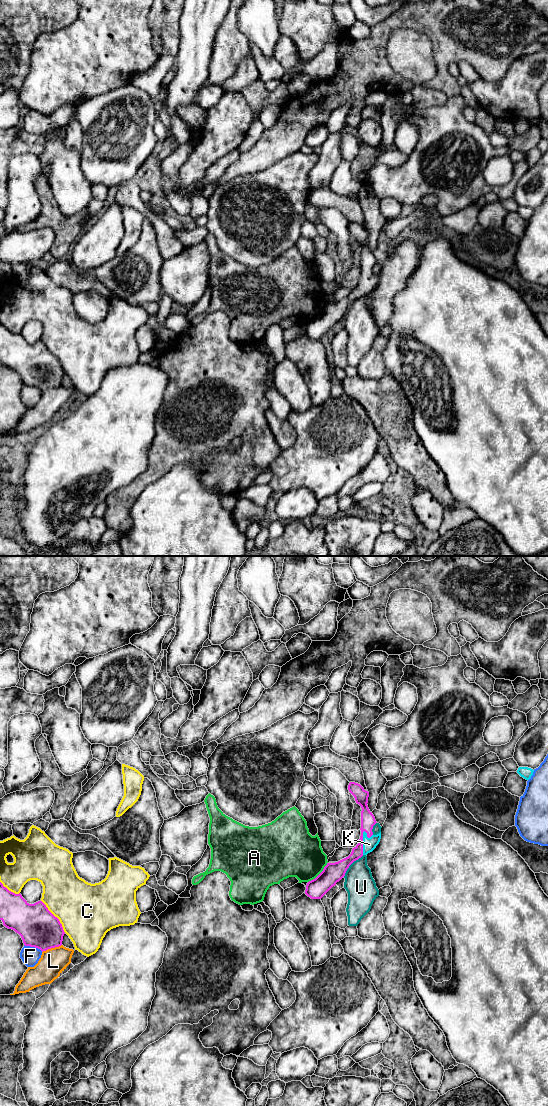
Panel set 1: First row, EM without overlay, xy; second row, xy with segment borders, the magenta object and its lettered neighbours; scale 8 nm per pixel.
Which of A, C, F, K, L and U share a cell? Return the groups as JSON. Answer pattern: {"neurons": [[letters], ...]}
{"neurons": [["A"], ["C"], ["F"], ["K"], ["L"], ["U"]]}

